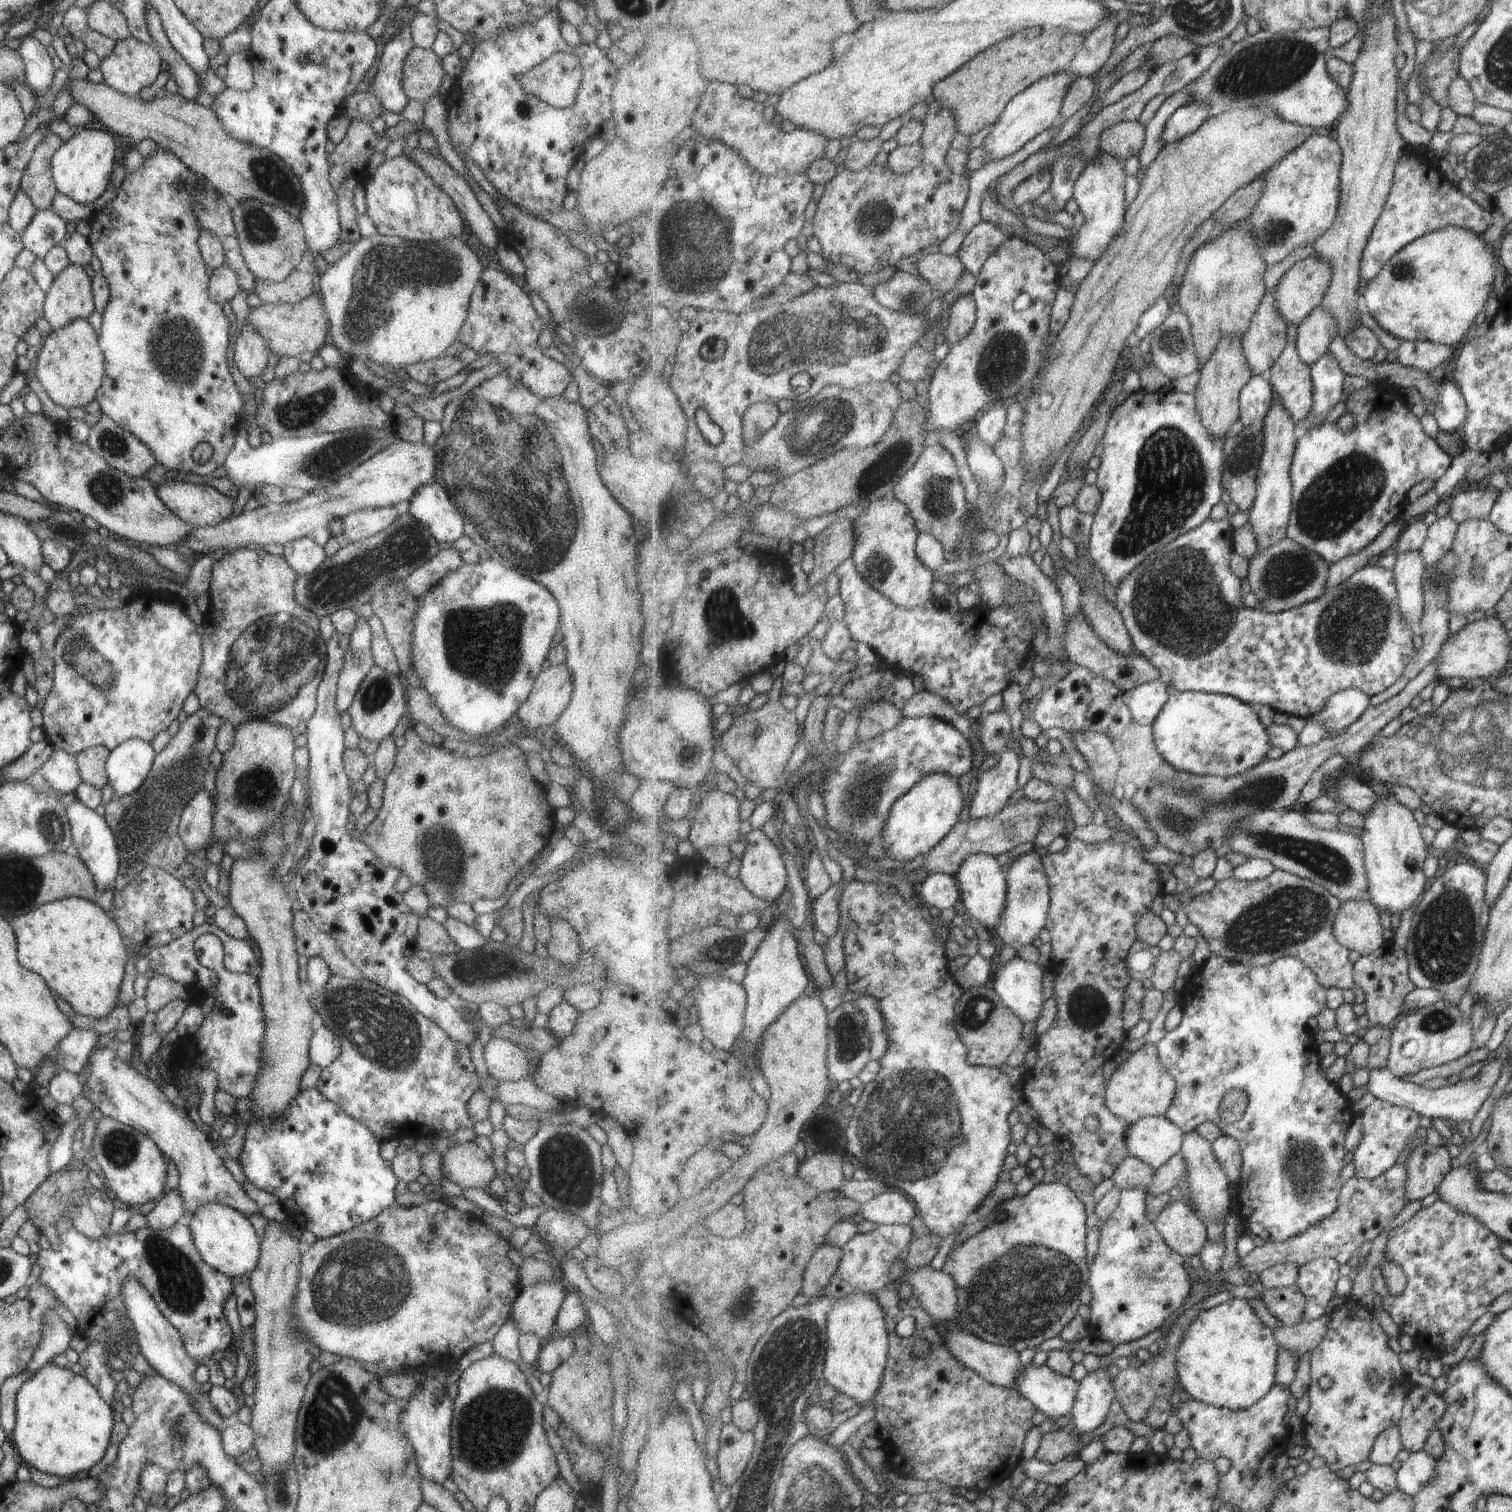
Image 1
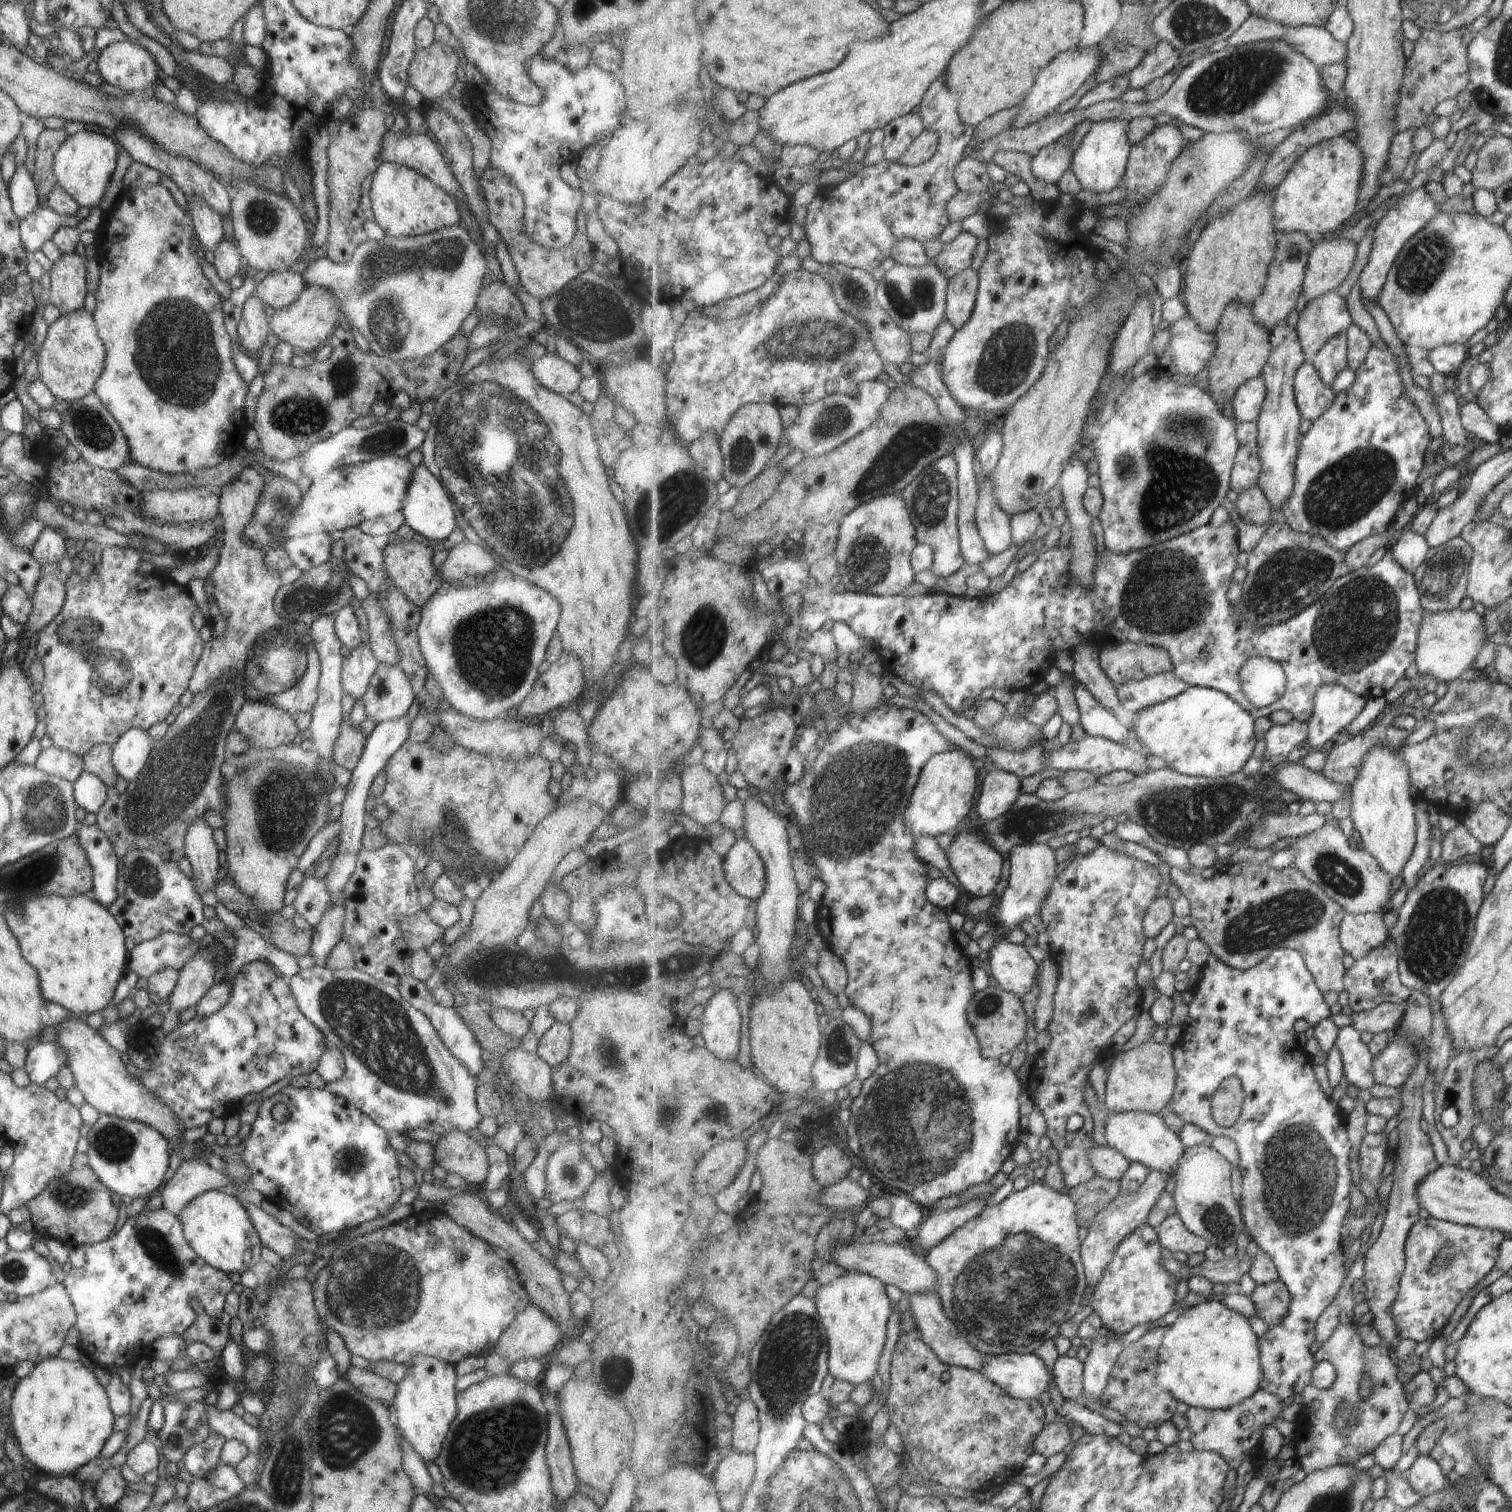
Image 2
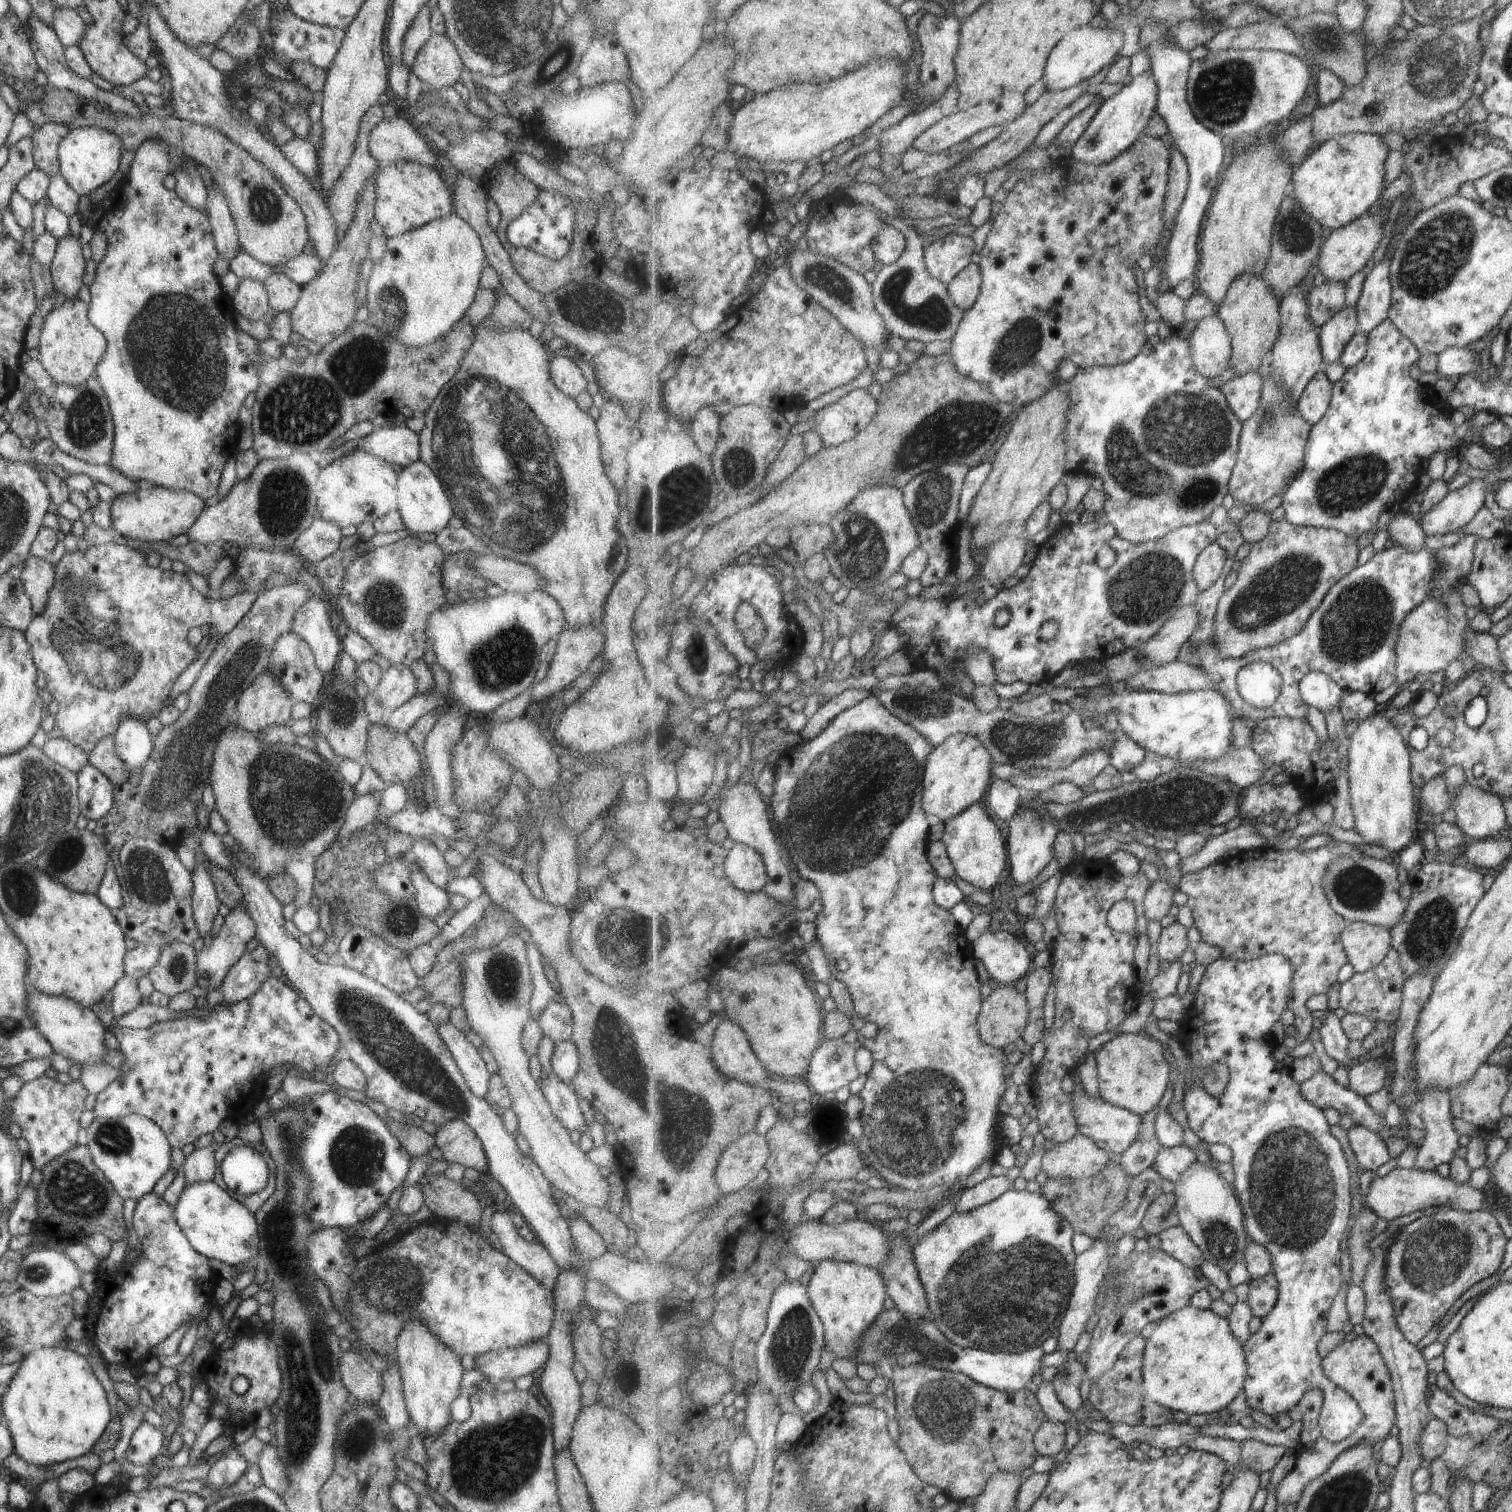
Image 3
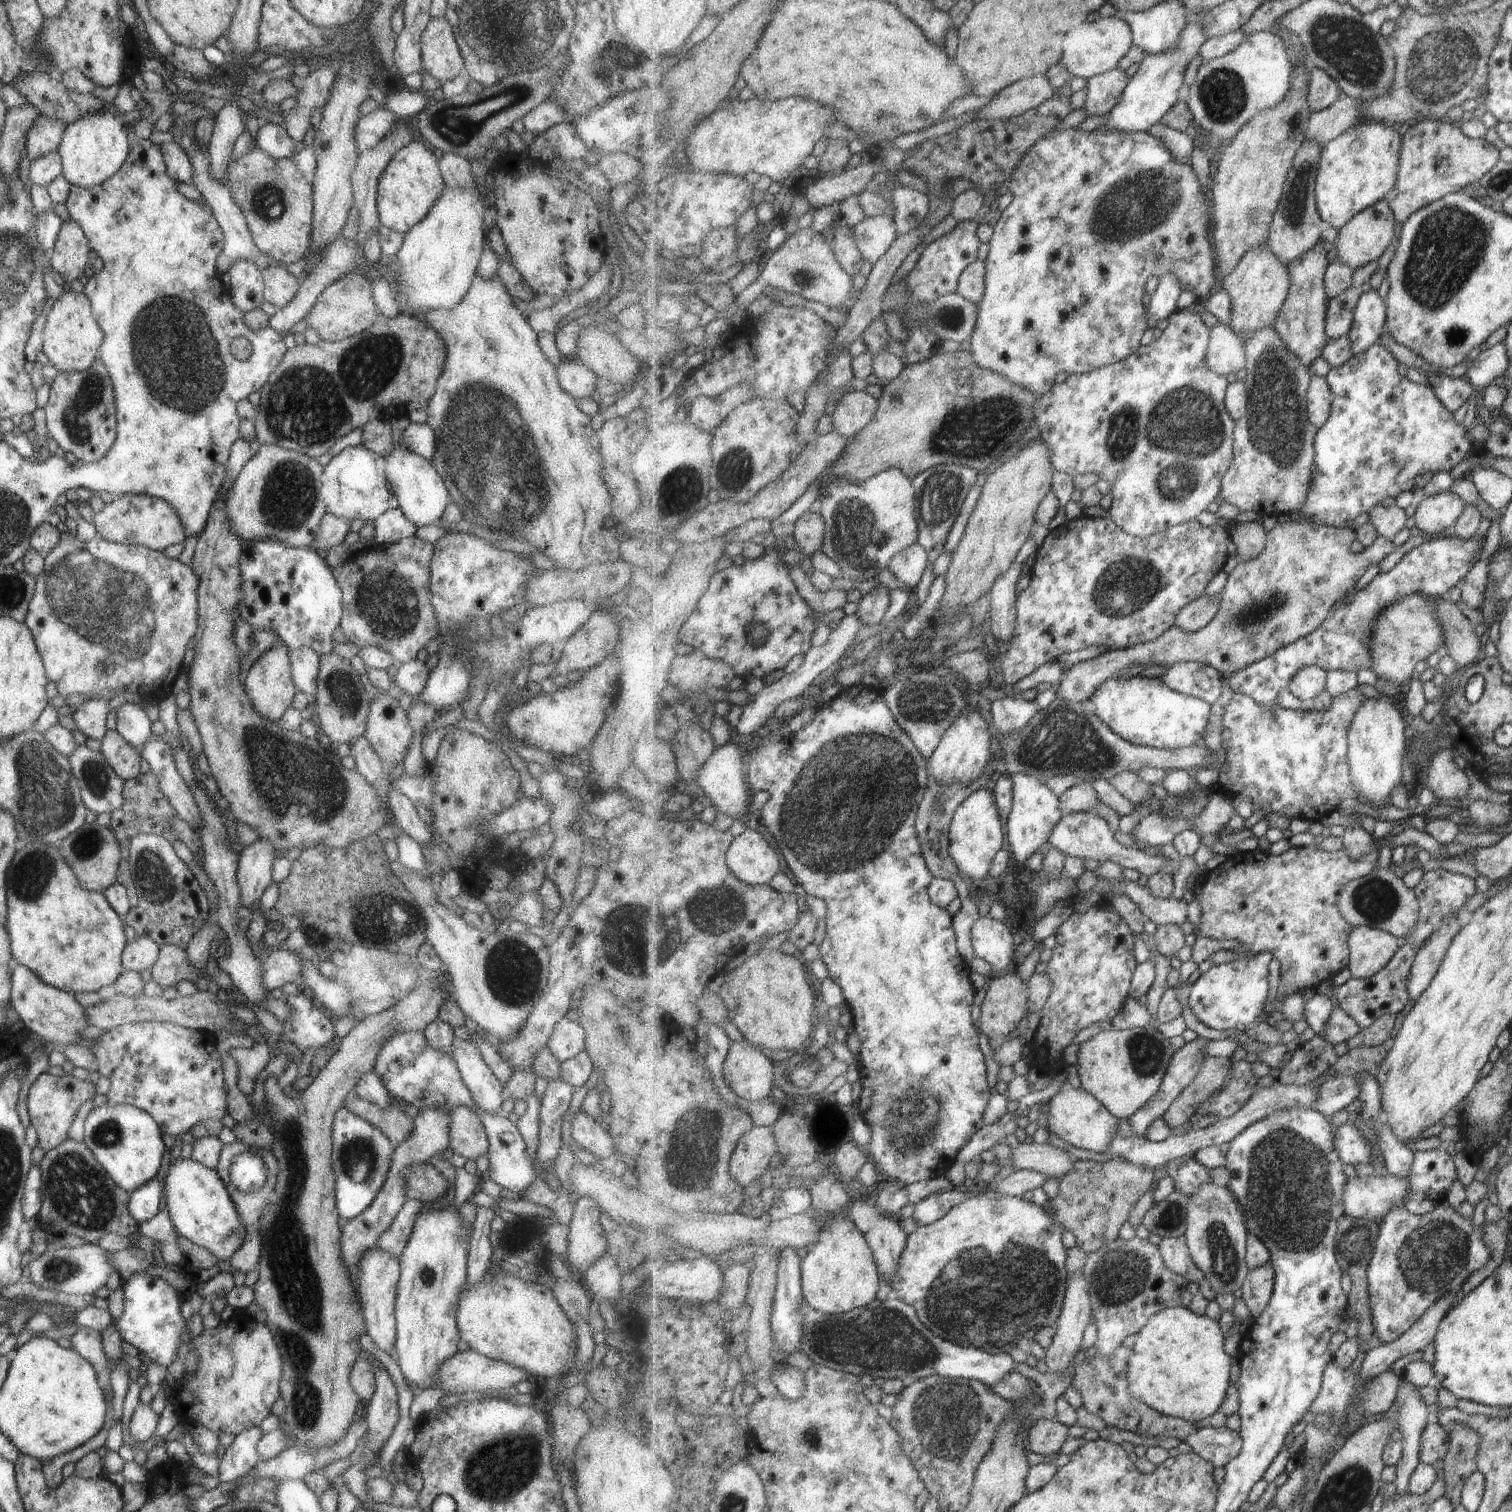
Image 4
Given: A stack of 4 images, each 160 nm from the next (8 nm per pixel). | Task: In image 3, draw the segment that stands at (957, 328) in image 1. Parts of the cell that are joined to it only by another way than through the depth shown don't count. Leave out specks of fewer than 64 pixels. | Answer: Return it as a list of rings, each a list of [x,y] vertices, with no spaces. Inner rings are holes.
[[[971,263],[961,271],[948,286],[948,291],[965,312],[977,302],[982,287],[982,270],[979,264]]]

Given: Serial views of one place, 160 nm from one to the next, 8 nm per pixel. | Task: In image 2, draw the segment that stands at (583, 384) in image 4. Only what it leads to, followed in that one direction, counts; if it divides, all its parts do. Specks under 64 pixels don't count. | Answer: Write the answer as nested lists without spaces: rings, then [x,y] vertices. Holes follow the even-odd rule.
[[[545,354],[531,363],[532,375],[545,388],[564,396],[579,386],[582,376],[577,367],[559,358],[556,354]]]

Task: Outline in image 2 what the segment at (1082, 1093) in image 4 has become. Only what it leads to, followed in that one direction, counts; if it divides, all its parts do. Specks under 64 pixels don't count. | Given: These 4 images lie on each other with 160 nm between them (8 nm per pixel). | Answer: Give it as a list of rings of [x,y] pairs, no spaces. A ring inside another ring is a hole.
[[[1104,1110],[1106,1125],[1104,1136],[1107,1144],[1122,1152],[1130,1161],[1140,1162],[1150,1169],[1173,1173],[1180,1167],[1180,1160],[1185,1156],[1188,1147],[1182,1138],[1165,1124],[1161,1115],[1145,1111],[1125,1111],[1116,1113]]]

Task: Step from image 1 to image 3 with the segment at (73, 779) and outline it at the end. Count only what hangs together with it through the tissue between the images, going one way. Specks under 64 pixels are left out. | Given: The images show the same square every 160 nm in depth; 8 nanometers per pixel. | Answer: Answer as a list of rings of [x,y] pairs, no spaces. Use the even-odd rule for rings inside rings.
[[[61,737],[47,738],[41,747],[49,760],[75,774],[88,762],[88,753]]]

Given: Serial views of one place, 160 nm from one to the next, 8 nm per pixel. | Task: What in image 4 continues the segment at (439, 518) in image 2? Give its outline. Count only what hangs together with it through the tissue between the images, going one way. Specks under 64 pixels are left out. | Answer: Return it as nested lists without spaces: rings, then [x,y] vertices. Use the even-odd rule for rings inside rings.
[[[392,445],[390,453],[384,459],[387,482],[393,494],[393,504],[401,510],[405,519],[417,528],[435,523],[449,502],[449,494],[433,466],[421,456],[403,450],[401,446],[395,448]]]

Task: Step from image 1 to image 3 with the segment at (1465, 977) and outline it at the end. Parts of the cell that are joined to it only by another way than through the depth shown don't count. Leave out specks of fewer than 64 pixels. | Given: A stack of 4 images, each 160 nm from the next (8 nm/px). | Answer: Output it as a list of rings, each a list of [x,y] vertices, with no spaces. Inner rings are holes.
[[[1439,862],[1421,865],[1411,883],[1408,911],[1403,920],[1390,930],[1392,946],[1401,955],[1407,979],[1415,975],[1431,975],[1435,980],[1451,954],[1457,950],[1462,928],[1486,892],[1481,888],[1481,874],[1475,867],[1449,866]],[[1432,1091],[1419,1102],[1421,1119],[1424,1122],[1424,1141],[1415,1157],[1415,1167],[1435,1171],[1439,1164],[1448,1164],[1459,1154],[1458,1134],[1453,1130],[1450,1102],[1445,1091]]]

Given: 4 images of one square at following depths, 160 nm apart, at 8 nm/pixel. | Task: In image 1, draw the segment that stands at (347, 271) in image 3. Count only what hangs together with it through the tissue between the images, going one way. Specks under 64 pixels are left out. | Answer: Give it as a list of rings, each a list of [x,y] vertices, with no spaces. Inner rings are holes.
[[[317,291],[293,304],[260,303],[255,308],[249,308],[245,323],[249,323],[262,339],[268,341],[270,352],[279,357],[283,355],[297,357],[302,352],[317,353],[317,350],[328,342],[327,315]]]

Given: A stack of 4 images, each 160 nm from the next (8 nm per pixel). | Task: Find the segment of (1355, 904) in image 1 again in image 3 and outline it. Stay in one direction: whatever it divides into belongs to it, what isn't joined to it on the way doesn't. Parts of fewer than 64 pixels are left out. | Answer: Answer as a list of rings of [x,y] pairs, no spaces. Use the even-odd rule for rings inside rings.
[[[1364,922],[1349,923],[1342,941],[1355,973],[1373,970],[1393,948],[1389,929]]]

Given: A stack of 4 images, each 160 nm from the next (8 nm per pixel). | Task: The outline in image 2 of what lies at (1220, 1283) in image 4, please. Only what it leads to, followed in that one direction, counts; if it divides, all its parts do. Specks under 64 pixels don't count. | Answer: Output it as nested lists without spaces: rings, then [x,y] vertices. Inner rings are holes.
[[[1211,1144],[1189,1147],[1176,1170],[1174,1196],[1179,1216],[1187,1228],[1203,1237],[1210,1245],[1227,1250],[1237,1244],[1237,1238],[1246,1234],[1240,1201],[1235,1200],[1231,1190],[1231,1170],[1233,1165]]]

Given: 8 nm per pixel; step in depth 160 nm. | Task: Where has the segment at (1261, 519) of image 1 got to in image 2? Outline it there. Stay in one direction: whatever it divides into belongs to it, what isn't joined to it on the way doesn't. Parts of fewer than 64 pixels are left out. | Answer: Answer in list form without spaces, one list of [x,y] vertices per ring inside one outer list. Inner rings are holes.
[[[1279,324],[1271,333],[1271,356],[1262,372],[1267,387],[1266,399],[1259,420],[1256,422],[1263,463],[1259,487],[1269,497],[1272,507],[1282,512],[1294,492],[1296,481],[1295,471],[1302,438],[1299,426],[1301,426],[1304,416],[1296,401],[1294,382],[1298,370],[1306,363],[1306,353],[1300,343],[1298,330],[1291,324]]]

